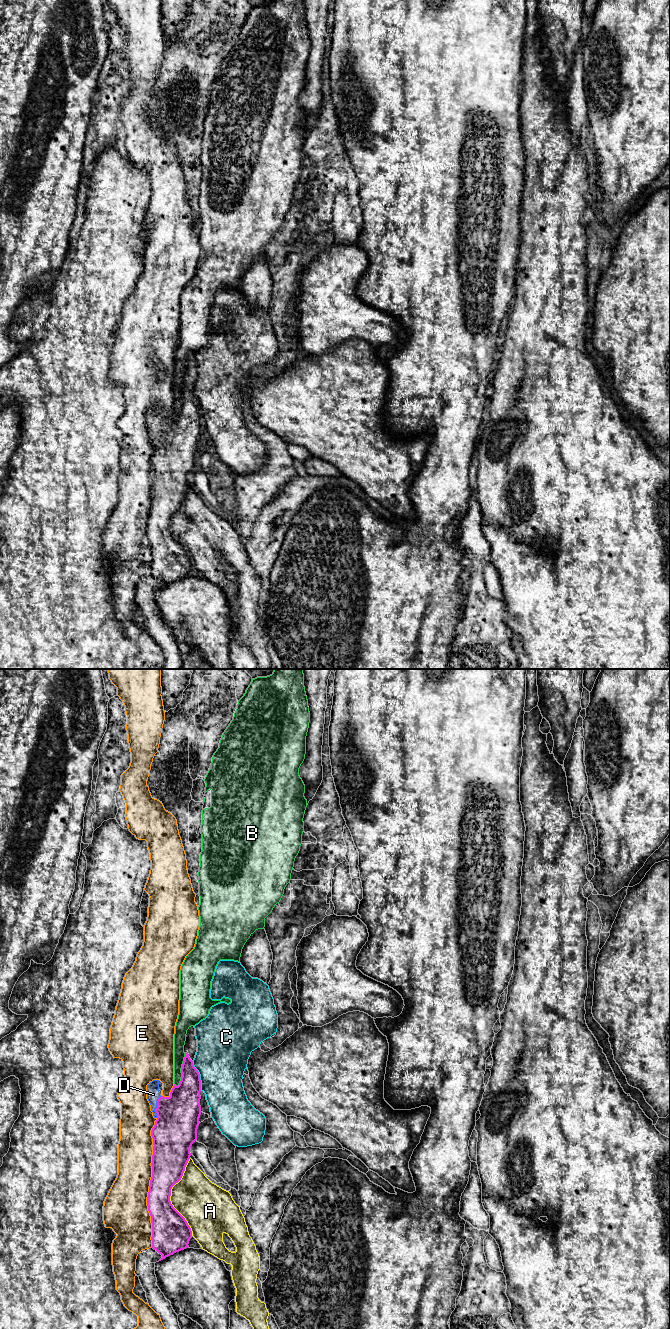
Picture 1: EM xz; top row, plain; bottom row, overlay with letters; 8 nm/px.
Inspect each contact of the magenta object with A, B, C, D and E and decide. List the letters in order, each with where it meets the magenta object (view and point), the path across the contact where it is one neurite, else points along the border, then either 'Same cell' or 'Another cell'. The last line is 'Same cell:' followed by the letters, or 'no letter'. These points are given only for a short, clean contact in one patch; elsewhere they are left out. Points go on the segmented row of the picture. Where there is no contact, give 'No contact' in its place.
A: Touches magenta at xz (169, 1197). Another cell
B: Touches magenta at xz (181, 1070). Another cell
C: Touches magenta at xz (199, 1075). Another cell
D: Touches magenta at xz (157, 1107). Same cell
E: Touches magenta at xz (150, 1182). Another cell
Same cell: D

